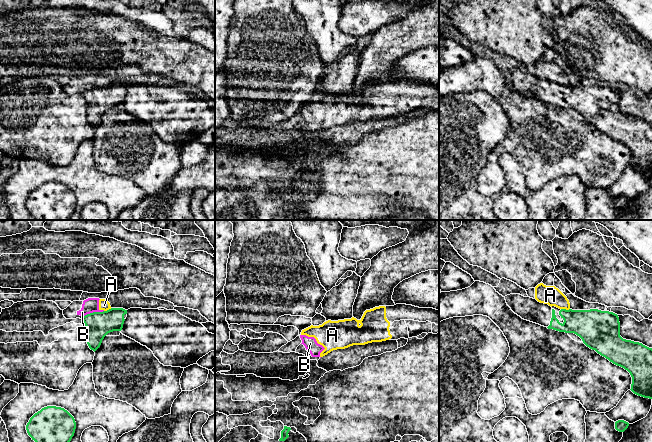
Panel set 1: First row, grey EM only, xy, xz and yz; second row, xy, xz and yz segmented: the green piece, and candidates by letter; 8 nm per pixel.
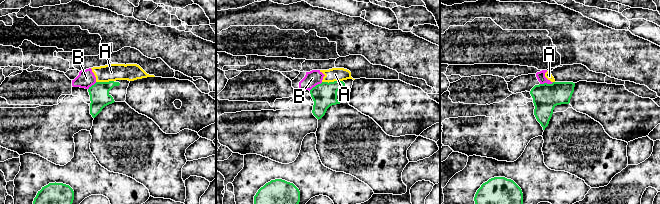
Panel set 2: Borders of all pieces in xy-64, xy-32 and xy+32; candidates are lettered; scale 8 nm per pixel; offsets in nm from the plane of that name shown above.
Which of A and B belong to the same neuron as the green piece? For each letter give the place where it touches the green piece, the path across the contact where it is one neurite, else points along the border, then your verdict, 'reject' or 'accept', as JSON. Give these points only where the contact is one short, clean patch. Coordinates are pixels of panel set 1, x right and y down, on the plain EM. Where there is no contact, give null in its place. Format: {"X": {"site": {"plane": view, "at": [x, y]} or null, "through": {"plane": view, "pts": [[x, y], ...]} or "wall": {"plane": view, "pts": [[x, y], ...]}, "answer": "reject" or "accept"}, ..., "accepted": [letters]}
{"A": {"site": {"plane": "yz", "at": [565, 85]}, "wall": {"plane": "yz", "pts": [[561, 84], [569, 85]]}, "answer": "reject"}, "B": {"site": {"plane": "xy", "at": [93, 88]}, "wall": {"plane": "xy", "pts": [[103, 86], [90, 88], [82, 93]]}, "answer": "reject"}, "accepted": []}

